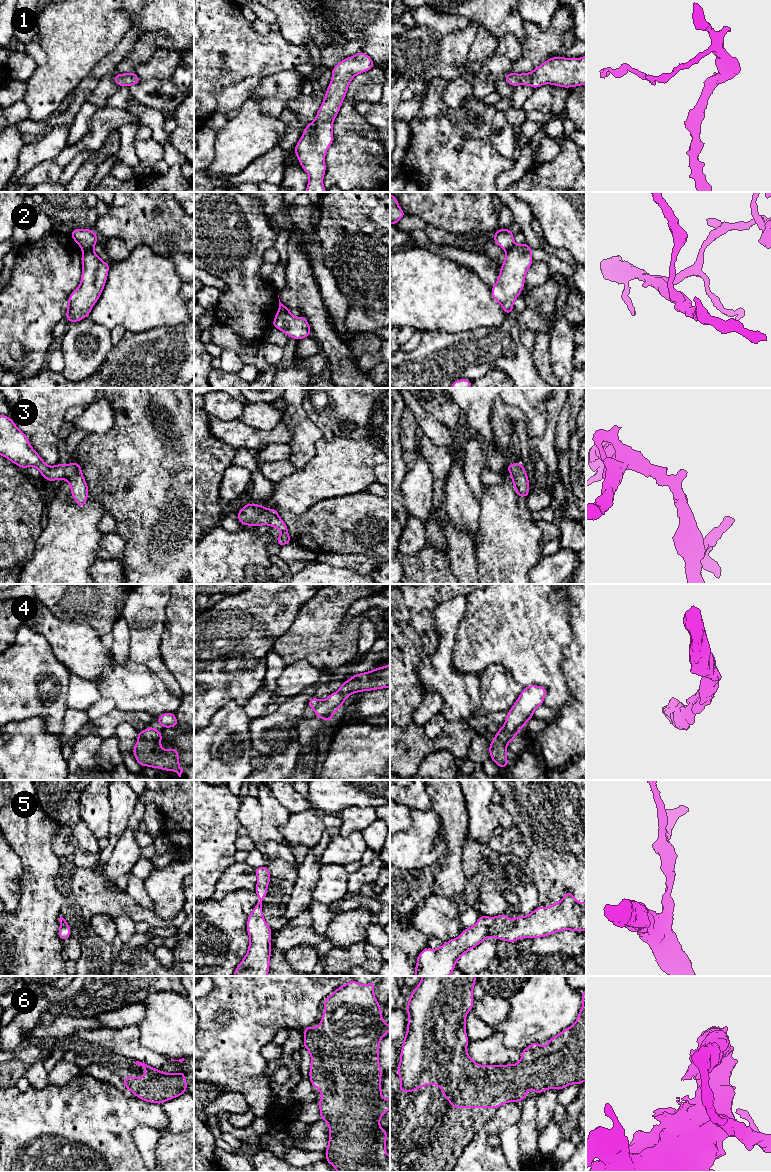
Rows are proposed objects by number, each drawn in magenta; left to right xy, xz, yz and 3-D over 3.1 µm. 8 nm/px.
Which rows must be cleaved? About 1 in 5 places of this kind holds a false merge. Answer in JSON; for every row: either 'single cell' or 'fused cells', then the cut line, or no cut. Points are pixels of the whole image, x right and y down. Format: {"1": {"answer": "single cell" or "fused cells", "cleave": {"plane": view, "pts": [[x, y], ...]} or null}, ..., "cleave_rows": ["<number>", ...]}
{"1": {"answer": "single cell", "cleave": null}, "2": {"answer": "fused cells", "cleave": {"plane": "xz", "pts": [[289, 309], [278, 311]]}}, "3": {"answer": "single cell", "cleave": null}, "4": {"answer": "single cell", "cleave": null}, "5": {"answer": "single cell", "cleave": null}, "6": {"answer": "single cell", "cleave": null}, "cleave_rows": ["2"]}

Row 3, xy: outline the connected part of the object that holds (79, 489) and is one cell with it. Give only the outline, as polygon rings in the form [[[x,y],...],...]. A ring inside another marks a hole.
[[[0,414],[0,455],[19,466],[36,467],[43,478],[50,483],[63,479],[71,487],[71,495],[78,507],[82,508],[88,499],[88,485],[79,463],[48,466],[33,449],[29,438],[9,417]]]

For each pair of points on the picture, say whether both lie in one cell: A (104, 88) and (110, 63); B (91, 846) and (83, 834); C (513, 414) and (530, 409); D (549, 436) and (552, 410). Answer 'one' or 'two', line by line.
A: two
B: one
C: two
D: one

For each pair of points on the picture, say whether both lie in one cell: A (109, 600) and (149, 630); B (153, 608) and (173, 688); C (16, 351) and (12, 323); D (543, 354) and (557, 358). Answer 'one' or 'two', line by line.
A: two
B: one
C: two
D: two

